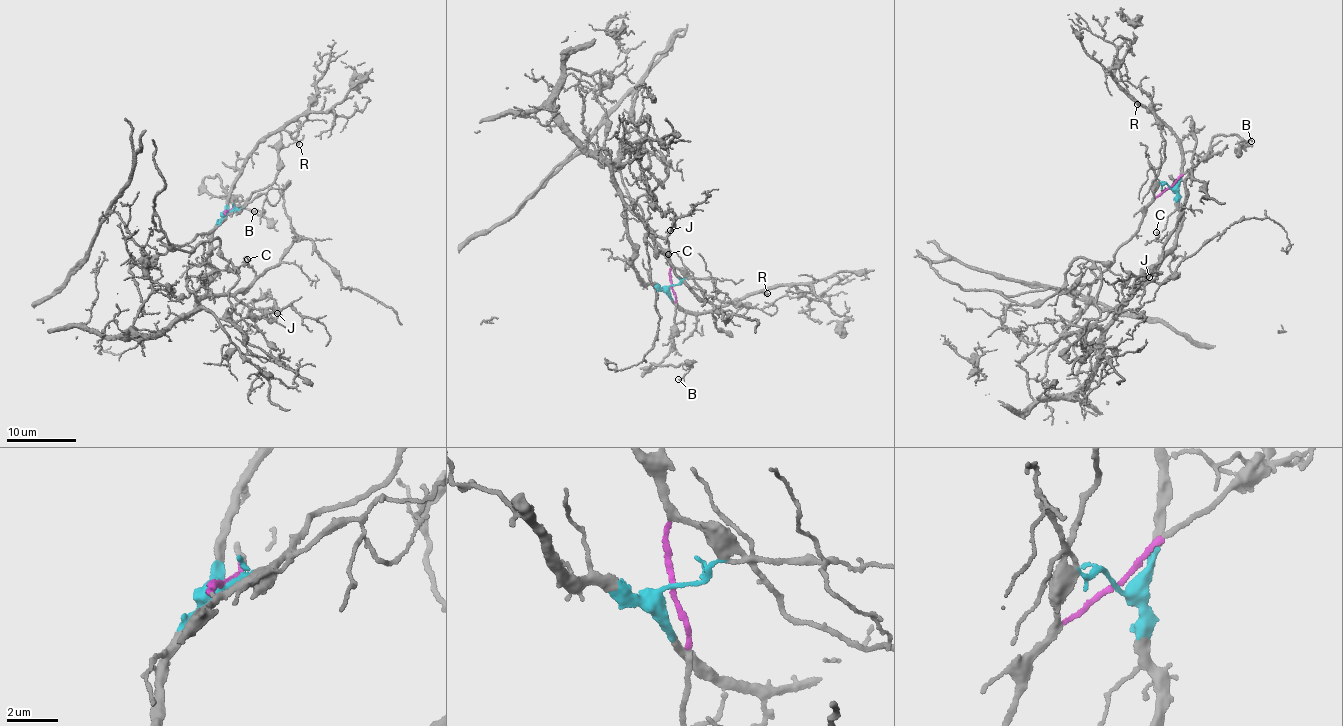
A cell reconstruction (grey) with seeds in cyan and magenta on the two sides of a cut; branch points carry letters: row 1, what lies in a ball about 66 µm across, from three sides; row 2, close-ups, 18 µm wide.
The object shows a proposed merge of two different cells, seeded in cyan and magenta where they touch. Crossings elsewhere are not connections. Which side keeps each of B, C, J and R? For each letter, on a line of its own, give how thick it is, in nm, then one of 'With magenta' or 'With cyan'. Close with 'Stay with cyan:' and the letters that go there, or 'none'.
B: Thickness 80 nm. With magenta
C: Thickness 110 nm. With cyan
J: Thickness 100 nm. With cyan
R: Thickness 140 nm. With cyan
Stay with cyan: C, J, R

